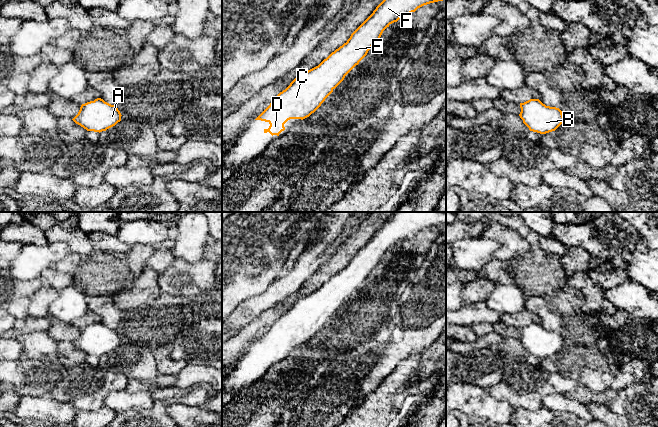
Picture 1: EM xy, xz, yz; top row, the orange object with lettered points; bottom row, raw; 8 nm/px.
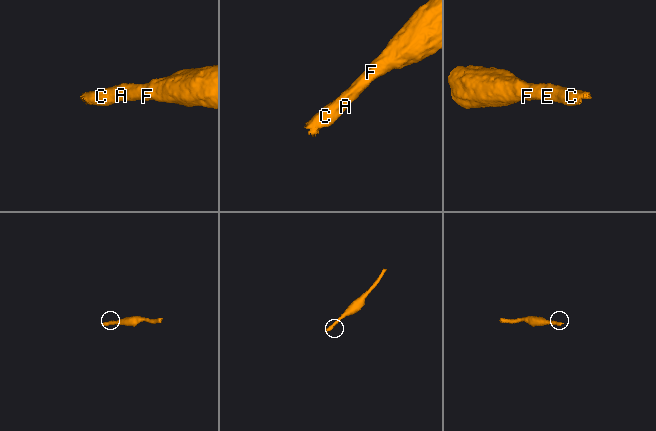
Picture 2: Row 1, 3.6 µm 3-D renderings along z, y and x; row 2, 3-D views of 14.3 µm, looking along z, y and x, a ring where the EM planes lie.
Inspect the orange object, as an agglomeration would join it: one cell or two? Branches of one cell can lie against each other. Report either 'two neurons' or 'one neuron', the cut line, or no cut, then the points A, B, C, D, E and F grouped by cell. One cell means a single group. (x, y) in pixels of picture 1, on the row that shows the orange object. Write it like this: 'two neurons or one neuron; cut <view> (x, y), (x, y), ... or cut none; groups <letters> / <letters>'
one neuron; cut none; groups A B C D E F

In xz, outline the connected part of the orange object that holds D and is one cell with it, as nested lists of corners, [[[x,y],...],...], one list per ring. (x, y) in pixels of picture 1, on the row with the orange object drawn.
[[[383,0],[373,11],[373,13],[351,34],[350,38],[324,59],[318,66],[299,74],[290,85],[280,92],[270,103],[270,105],[255,119],[268,122],[268,129],[264,129],[264,133],[269,132],[272,136],[277,135],[285,130],[284,124],[290,119],[305,119],[314,113],[325,99],[333,92],[333,90],[344,80],[345,76],[367,55],[371,47],[380,39],[383,31],[390,24],[397,22],[401,17],[415,12],[418,8],[443,0]]]

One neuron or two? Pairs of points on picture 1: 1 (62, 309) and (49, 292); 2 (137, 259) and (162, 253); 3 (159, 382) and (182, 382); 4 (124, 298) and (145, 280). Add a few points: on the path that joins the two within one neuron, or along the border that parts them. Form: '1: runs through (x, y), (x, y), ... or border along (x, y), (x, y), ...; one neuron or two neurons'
1: border along (58, 290), (58, 295), (48, 304); two neurons
2: border along (155, 248), (145, 266); two neurons
3: border along (175, 376), (173, 385); two neurons
4: runs through (129, 296), (140, 285); one neuron

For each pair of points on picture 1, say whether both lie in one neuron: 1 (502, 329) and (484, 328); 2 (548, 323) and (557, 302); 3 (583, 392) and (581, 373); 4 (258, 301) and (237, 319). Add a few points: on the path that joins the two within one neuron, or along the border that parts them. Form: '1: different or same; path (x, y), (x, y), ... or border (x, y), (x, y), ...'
1: same; path (498, 328), (488, 328)
2: different; border (545, 299), (548, 307), (558, 313)
3: different; border (580, 386), (603, 392)
4: same; path (253, 306), (242, 315)

